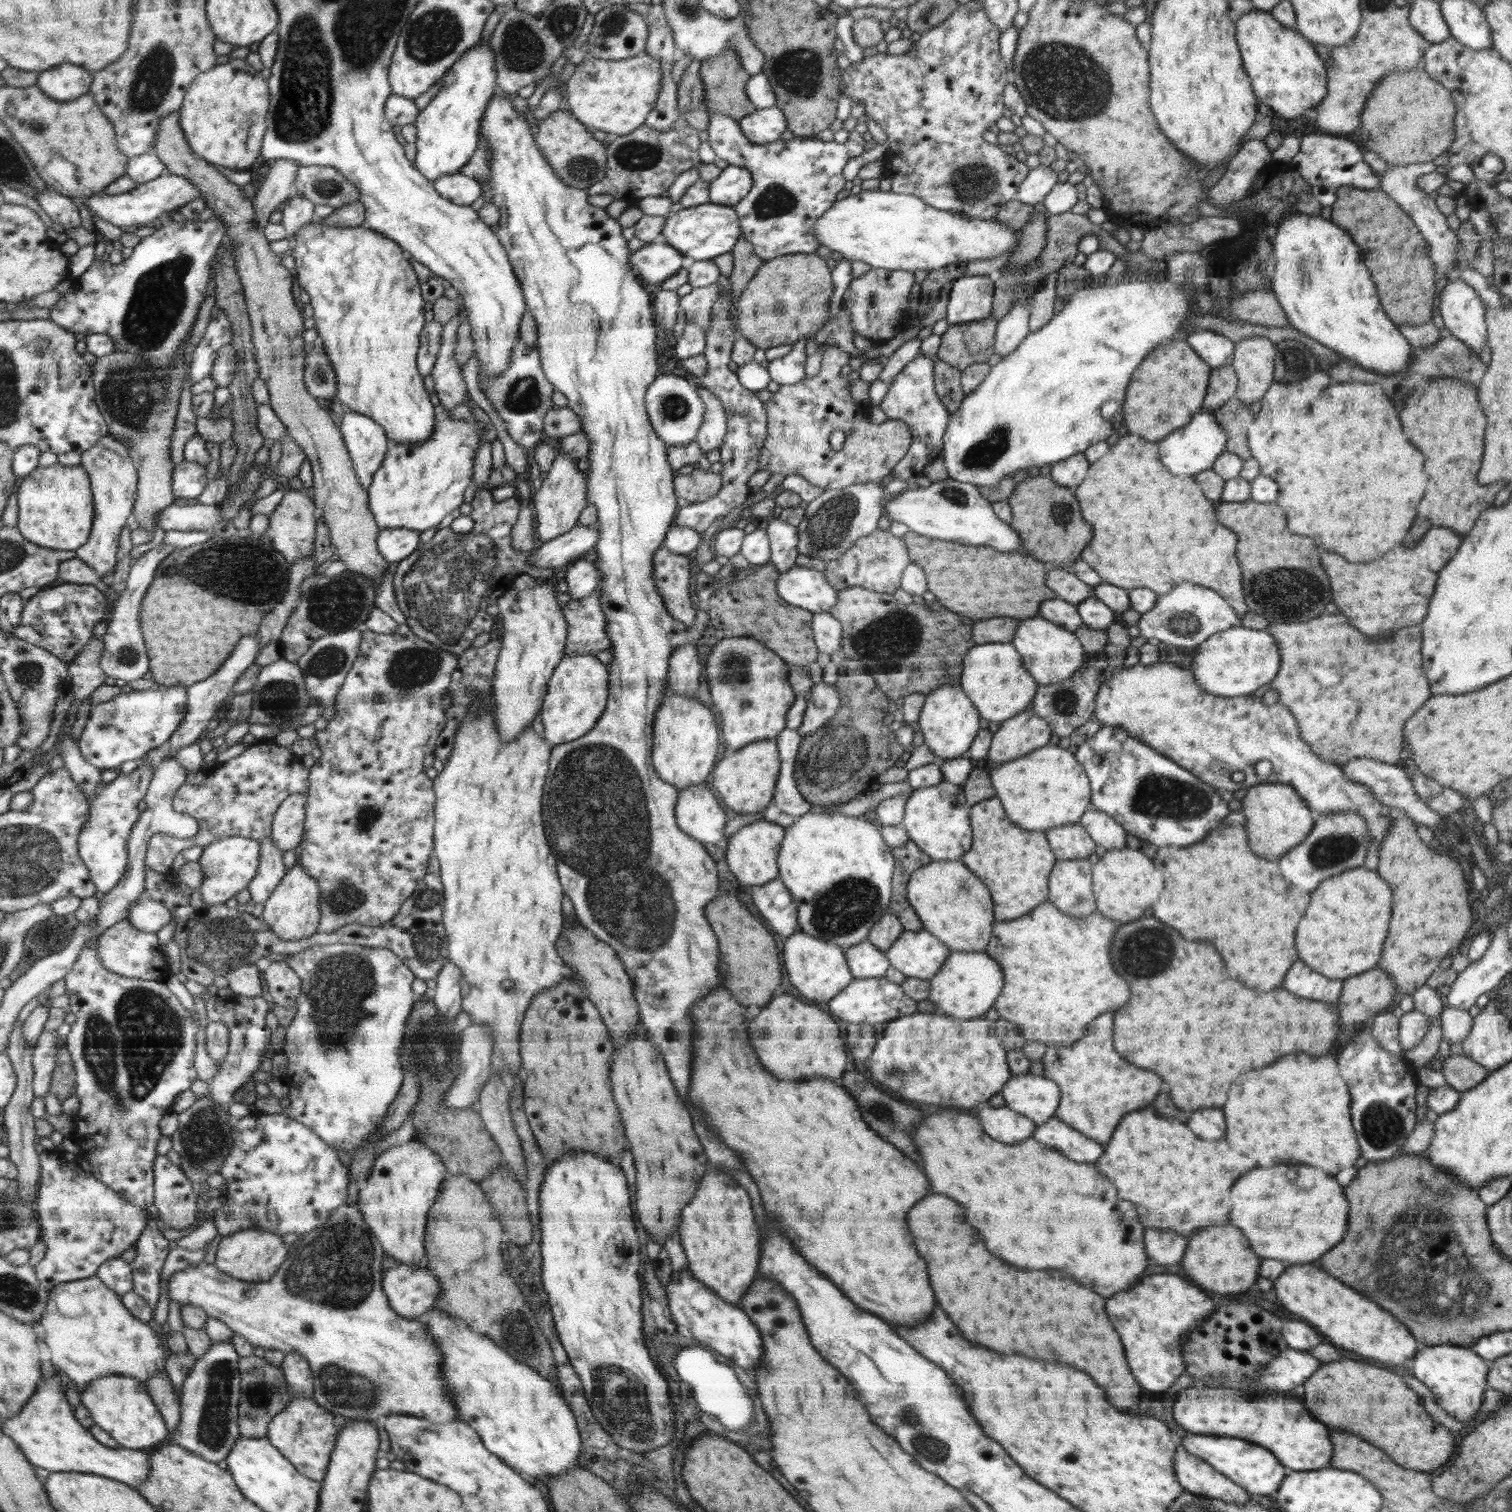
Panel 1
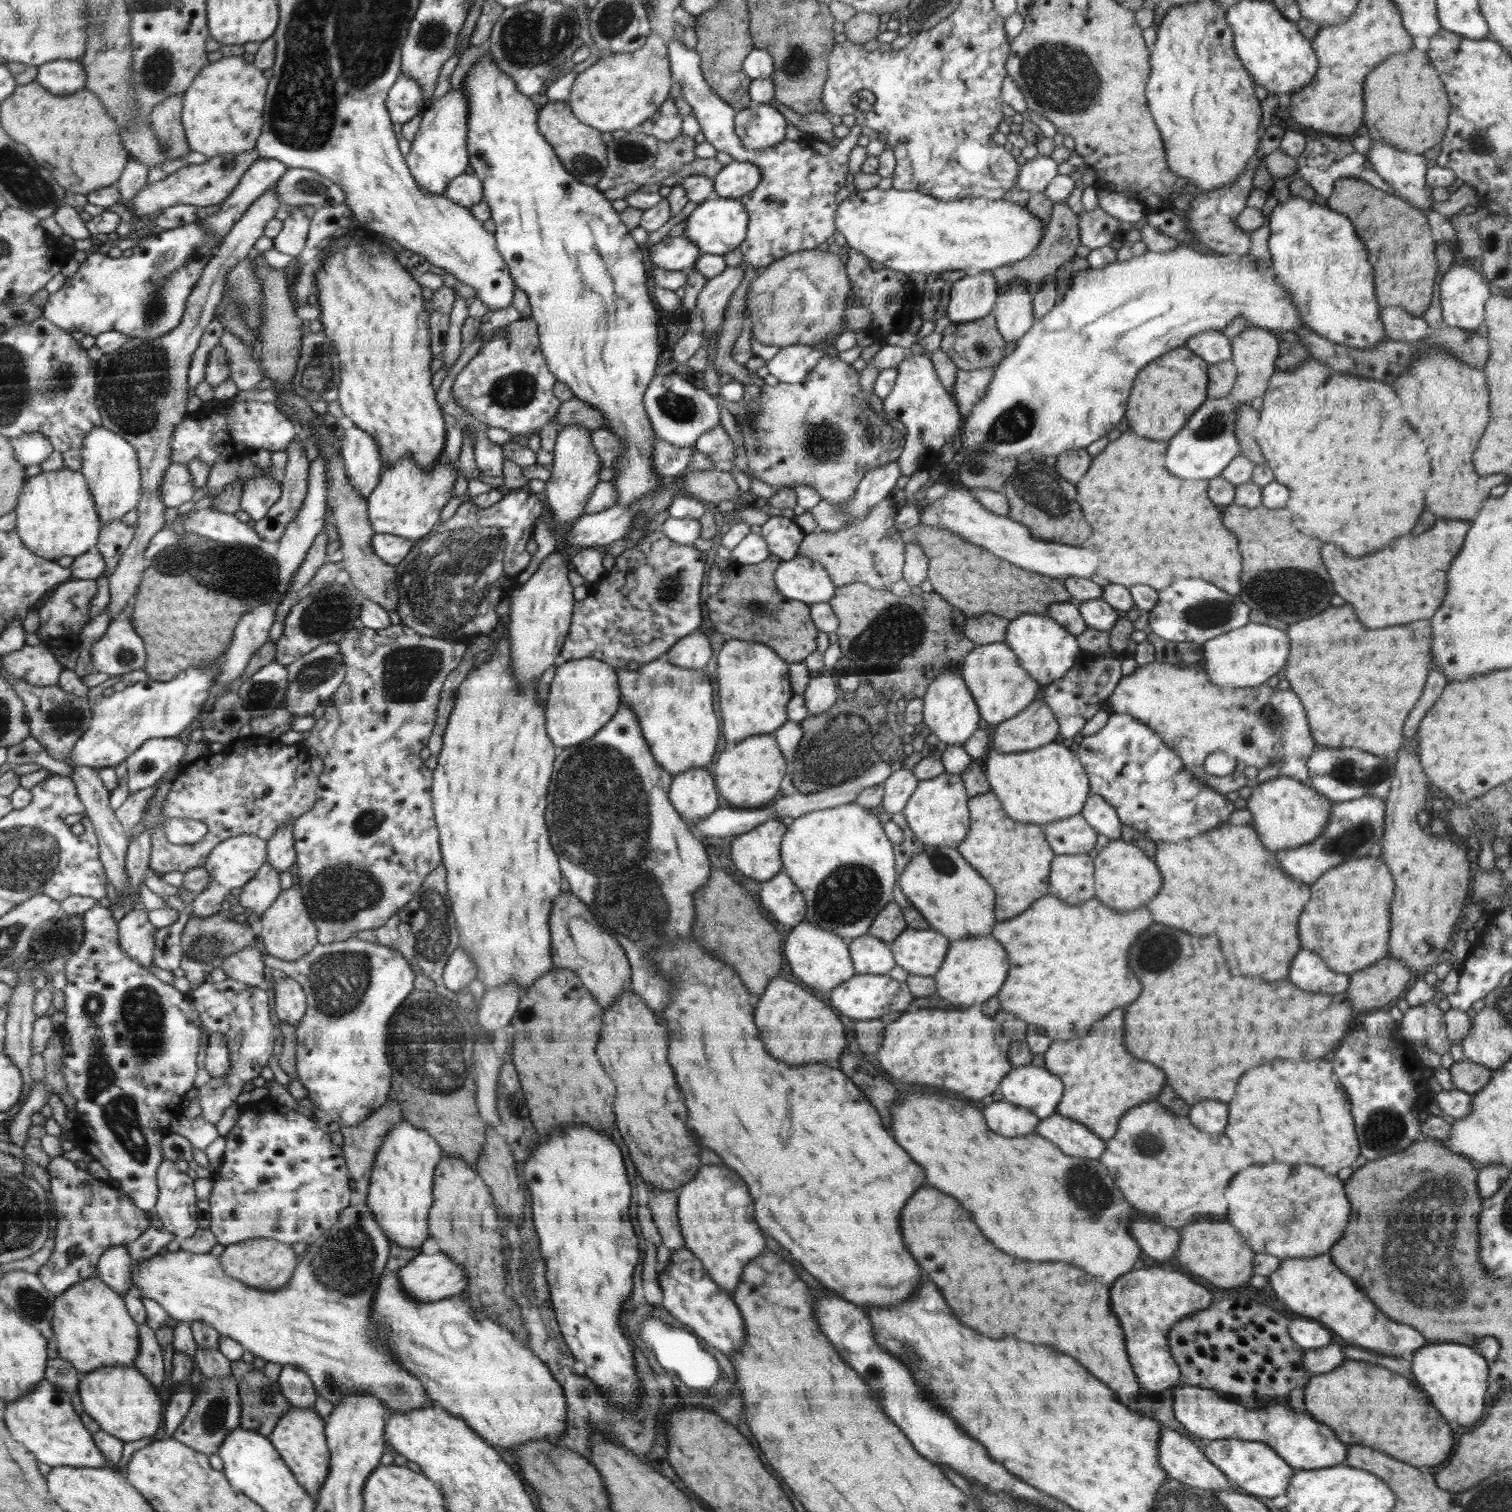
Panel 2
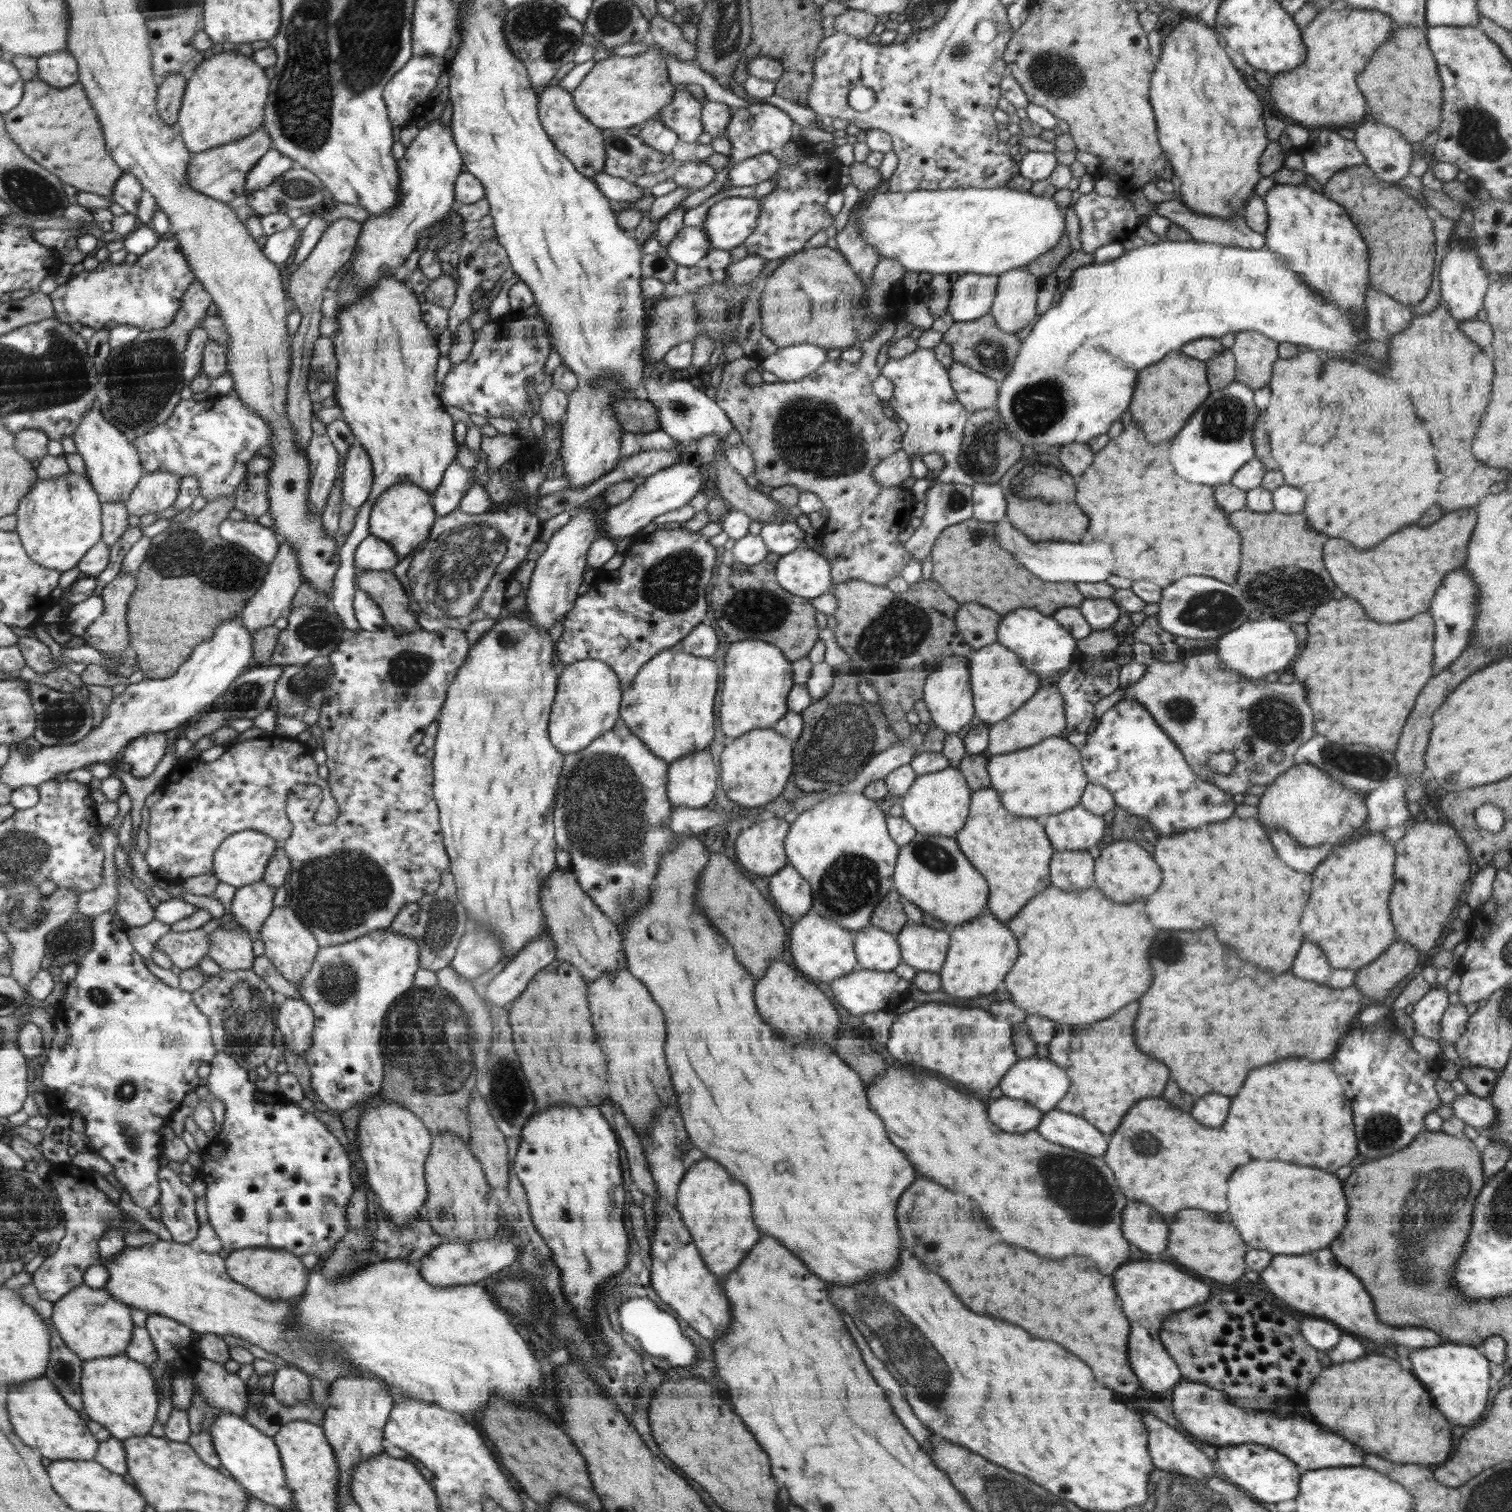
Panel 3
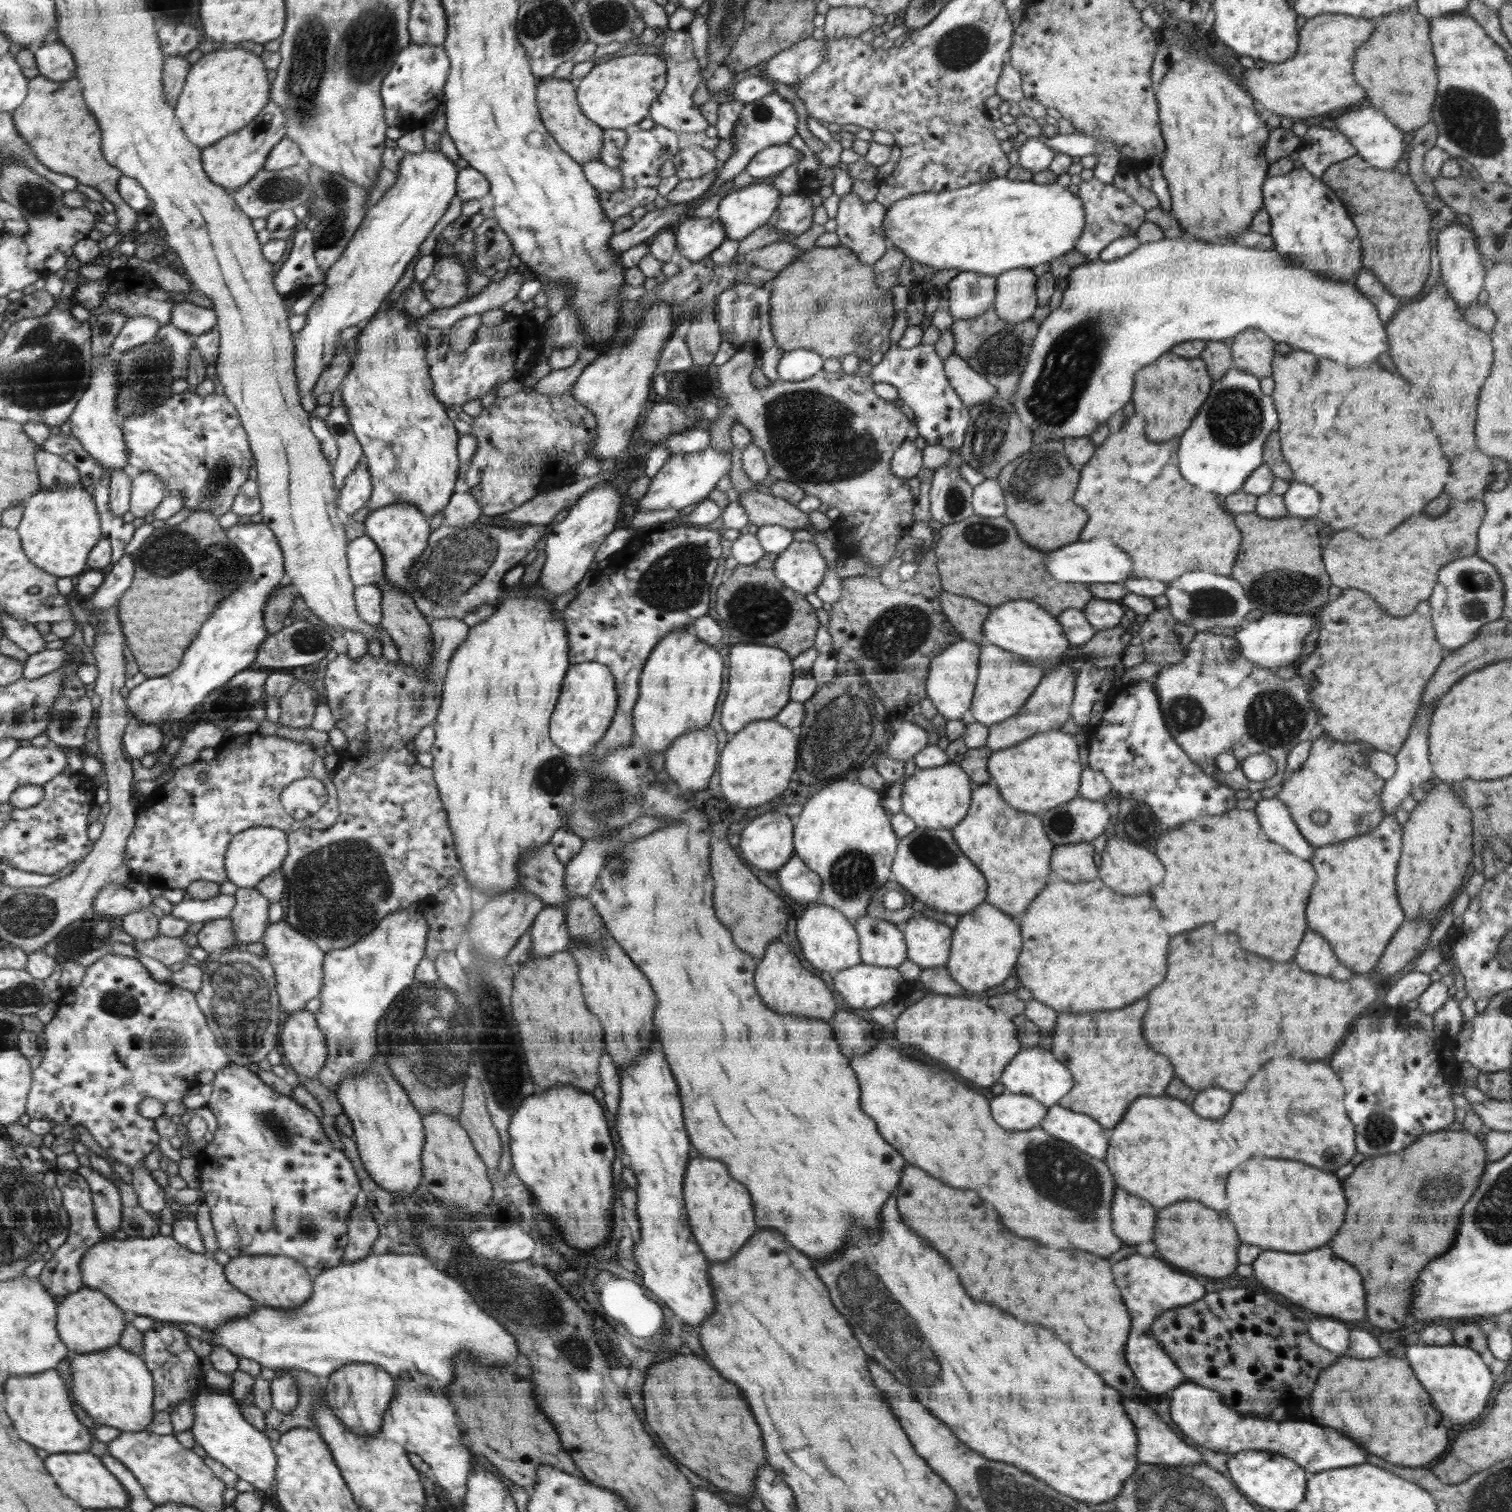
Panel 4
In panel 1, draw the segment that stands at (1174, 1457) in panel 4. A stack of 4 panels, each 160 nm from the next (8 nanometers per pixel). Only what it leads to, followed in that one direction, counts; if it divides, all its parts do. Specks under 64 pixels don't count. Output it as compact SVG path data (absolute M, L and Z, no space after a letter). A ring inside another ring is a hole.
M1180 1440L1177 1441L1173 1465L1176 1480L1187 1492L1208 1498L1220 1498L1234 1504L1251 1502L1245 1488L1212 1468L1205 1460L1190 1454Z

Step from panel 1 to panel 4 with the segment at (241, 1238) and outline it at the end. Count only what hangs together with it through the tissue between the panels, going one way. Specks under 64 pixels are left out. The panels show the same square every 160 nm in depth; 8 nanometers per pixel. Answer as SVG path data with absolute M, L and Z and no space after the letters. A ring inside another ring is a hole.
M244 1255L231 1257L225 1264L228 1282L247 1294L257 1306L294 1310L310 1300L315 1292L316 1277L308 1273L308 1267L296 1259L282 1255Z

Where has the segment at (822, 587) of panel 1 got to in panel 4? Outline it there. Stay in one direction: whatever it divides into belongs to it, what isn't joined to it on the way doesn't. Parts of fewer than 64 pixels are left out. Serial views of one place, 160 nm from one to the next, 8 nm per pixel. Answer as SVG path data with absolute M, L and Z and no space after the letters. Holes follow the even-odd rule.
M793 540L775 560L774 569L784 586L809 595L822 585L828 564L815 544Z

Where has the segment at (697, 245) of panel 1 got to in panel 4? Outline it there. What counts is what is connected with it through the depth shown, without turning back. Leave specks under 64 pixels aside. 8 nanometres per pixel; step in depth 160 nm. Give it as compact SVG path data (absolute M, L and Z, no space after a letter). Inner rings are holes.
M754 184L746 190L724 195L715 216L722 223L725 236L740 241L770 220L783 195L768 184Z

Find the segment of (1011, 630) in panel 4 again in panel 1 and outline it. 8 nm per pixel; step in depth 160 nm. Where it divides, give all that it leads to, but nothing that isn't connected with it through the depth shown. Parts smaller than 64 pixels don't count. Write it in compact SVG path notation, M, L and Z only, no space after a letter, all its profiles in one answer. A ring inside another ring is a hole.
M1036 616L1019 622L1010 642L1023 661L1024 668L1039 685L1051 685L1068 680L1084 664L1084 650L1073 632Z

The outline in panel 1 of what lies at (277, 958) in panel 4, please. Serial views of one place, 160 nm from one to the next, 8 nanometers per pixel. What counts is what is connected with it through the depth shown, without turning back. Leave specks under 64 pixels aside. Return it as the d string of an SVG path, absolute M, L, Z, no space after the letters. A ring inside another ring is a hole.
M297 862L288 870L288 878L280 881L280 890L272 895L272 902L263 902L262 920L285 941L295 941L308 938L318 932L319 922L322 920L320 900L322 898L317 880Z

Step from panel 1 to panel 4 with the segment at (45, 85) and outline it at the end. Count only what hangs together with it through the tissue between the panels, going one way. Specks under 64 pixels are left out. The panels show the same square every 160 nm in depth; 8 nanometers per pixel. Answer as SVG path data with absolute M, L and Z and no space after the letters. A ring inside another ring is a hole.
M59 40L33 48L39 74L56 82L75 78L75 57L71 49Z

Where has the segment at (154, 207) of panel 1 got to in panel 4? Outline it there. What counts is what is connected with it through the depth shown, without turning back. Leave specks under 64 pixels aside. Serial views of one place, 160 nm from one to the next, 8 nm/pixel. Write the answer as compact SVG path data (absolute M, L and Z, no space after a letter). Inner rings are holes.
M268 102L268 110L264 110L264 114L260 114L260 118L255 120L256 122L252 122L252 126L246 126L246 130L238 130L238 132L216 142L215 145L202 150L203 168L208 174L208 179L212 179L212 183L224 187L231 196L236 189L244 187L263 170L272 150L287 135L288 122L284 120L284 114L280 107L272 102Z

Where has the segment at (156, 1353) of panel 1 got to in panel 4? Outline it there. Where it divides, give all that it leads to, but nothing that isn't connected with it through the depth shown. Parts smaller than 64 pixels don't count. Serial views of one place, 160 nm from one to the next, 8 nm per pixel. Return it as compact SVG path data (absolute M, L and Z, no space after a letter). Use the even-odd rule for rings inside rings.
M84 1286L78 1292L58 1300L59 1337L68 1346L70 1356L96 1353L116 1347L127 1325L124 1310L117 1307L101 1290Z

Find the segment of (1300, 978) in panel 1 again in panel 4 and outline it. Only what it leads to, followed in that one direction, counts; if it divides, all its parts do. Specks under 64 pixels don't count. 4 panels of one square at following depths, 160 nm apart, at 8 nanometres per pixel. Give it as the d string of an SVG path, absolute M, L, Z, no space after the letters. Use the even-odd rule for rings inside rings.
M1310 930L1304 934L1304 940L1300 942L1296 964L1306 972L1316 972L1334 980L1350 980L1356 975L1352 969L1339 963L1332 948L1324 938L1320 938L1320 934L1312 934Z

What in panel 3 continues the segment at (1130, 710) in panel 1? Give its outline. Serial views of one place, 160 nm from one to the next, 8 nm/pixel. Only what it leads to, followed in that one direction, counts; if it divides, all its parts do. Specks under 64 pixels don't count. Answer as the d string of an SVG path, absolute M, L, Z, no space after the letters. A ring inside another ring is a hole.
M1201 645L1195 655L1185 658L1184 660L1171 663L1151 660L1142 678L1140 678L1138 682L1134 682L1134 684L1125 688L1124 698L1128 696L1133 698L1133 700L1137 700L1150 712L1150 715L1154 717L1154 721L1156 721L1157 725L1179 746L1188 766L1190 766L1198 776L1203 777L1206 782L1216 785L1220 790L1225 790L1230 795L1242 794L1248 790L1250 786L1271 785L1272 782L1277 779L1277 776L1280 776L1280 774L1286 772L1295 765L1295 752L1315 735L1314 726L1312 726L1312 722L1314 722L1314 720L1312 720L1312 710L1310 710L1310 706L1306 704L1306 696L1304 696L1304 686L1302 686L1302 684L1272 683L1264 679L1252 680L1245 676L1241 676L1241 674L1238 674L1235 670L1224 670L1220 666L1218 655L1216 655L1216 648L1212 649L1204 645ZM1218 751L1230 751L1235 754L1237 760L1236 766L1228 774L1218 774L1207 765L1208 757L1211 754L1216 754ZM1276 751L1282 751L1282 754L1284 754L1284 759L1280 763L1271 762L1270 758Z

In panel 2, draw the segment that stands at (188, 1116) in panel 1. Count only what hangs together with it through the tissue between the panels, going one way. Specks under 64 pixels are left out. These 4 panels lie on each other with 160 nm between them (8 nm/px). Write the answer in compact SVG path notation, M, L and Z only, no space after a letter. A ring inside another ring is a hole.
M202 1115L190 1119L179 1118L173 1121L172 1132L186 1138L194 1148L206 1150L217 1138L220 1138L215 1124L207 1121Z

